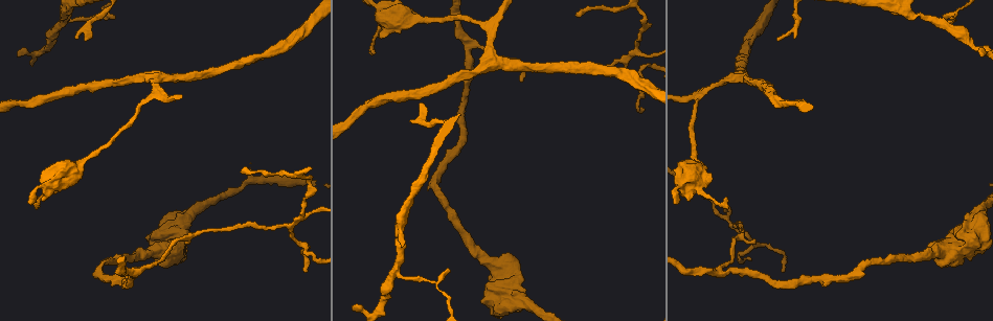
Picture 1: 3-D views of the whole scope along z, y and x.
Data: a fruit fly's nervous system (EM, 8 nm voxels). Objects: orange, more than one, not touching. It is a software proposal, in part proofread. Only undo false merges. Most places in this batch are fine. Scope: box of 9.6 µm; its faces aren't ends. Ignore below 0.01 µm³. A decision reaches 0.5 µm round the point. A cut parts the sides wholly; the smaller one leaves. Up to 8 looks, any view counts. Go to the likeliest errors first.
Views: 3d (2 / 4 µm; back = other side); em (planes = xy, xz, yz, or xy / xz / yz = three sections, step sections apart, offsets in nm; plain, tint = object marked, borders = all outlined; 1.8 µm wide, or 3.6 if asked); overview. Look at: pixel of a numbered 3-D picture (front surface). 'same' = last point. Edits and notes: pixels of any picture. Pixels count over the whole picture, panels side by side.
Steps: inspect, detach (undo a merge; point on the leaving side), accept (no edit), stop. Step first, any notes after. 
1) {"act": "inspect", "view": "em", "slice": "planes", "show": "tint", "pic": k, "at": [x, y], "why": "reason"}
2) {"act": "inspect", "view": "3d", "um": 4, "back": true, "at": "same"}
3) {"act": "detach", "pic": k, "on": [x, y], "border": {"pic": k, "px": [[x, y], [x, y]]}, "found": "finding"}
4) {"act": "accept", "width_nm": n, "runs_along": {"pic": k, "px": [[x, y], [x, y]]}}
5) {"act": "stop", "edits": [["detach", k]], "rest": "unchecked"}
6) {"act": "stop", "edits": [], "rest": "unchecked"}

{"act": "inspect", "view": "3d", "um": 4, "back": true, "pic": 1, "at": [472, 45], "why": "abrupt turn"}

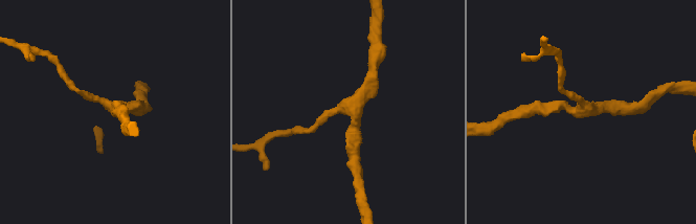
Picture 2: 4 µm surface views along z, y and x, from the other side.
{"act": "inspect", "view": "em", "slice": "planes", "show": "tint", "pic": 2, "at": [582, 107], "arms": 3, "why": "now the EM"}

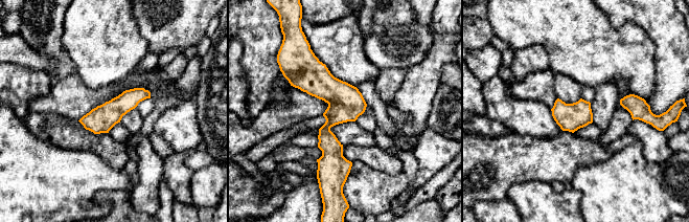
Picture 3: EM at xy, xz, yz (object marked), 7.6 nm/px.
{"act": "accept", "width_nm": 200, "found": "all the same neuron"}

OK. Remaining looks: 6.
{"act": "inspect", "view": "em", "slice": "xy", "step": 4, "show": "tint", "pic": 1, "at": [699, 97], "why": "three arms meet"}

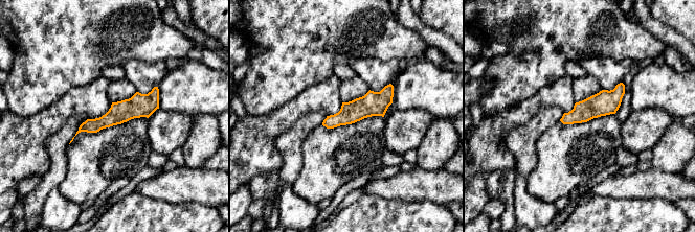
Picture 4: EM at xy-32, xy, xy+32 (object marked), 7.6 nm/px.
{"act": "inspect", "view": "em", "slice": "xz", "step": 4, "show": "tint", "at": "same"}

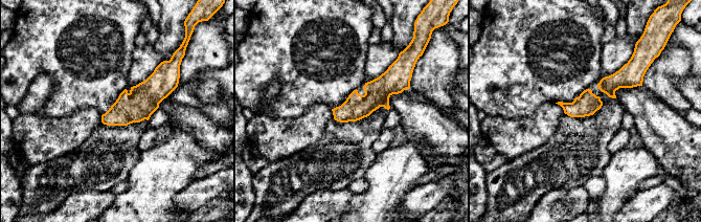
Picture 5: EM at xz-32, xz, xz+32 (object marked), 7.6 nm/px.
{"act": "accept", "runs_along": {"pic": 5, "px": [[405, 76], [336, 116]]}, "found": "all the same neuron"}

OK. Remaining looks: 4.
{"act": "inspect", "view": "em", "slice": "planes", "show": "borders", "pic": 1, "at": [91, 155], "why": "thick turns thin"}

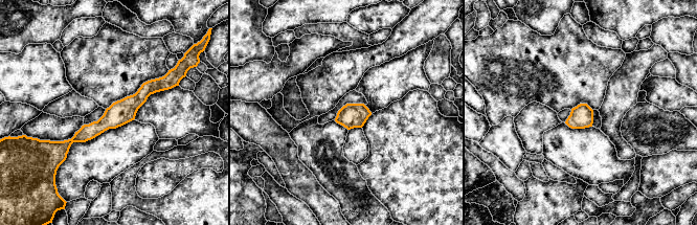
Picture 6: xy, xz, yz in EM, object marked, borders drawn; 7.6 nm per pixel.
{"act": "accept", "width_nm": 180, "found": "one neuron here"}

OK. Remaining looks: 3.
{"act": "stop", "edits": [], "rest": "unchecked"}

